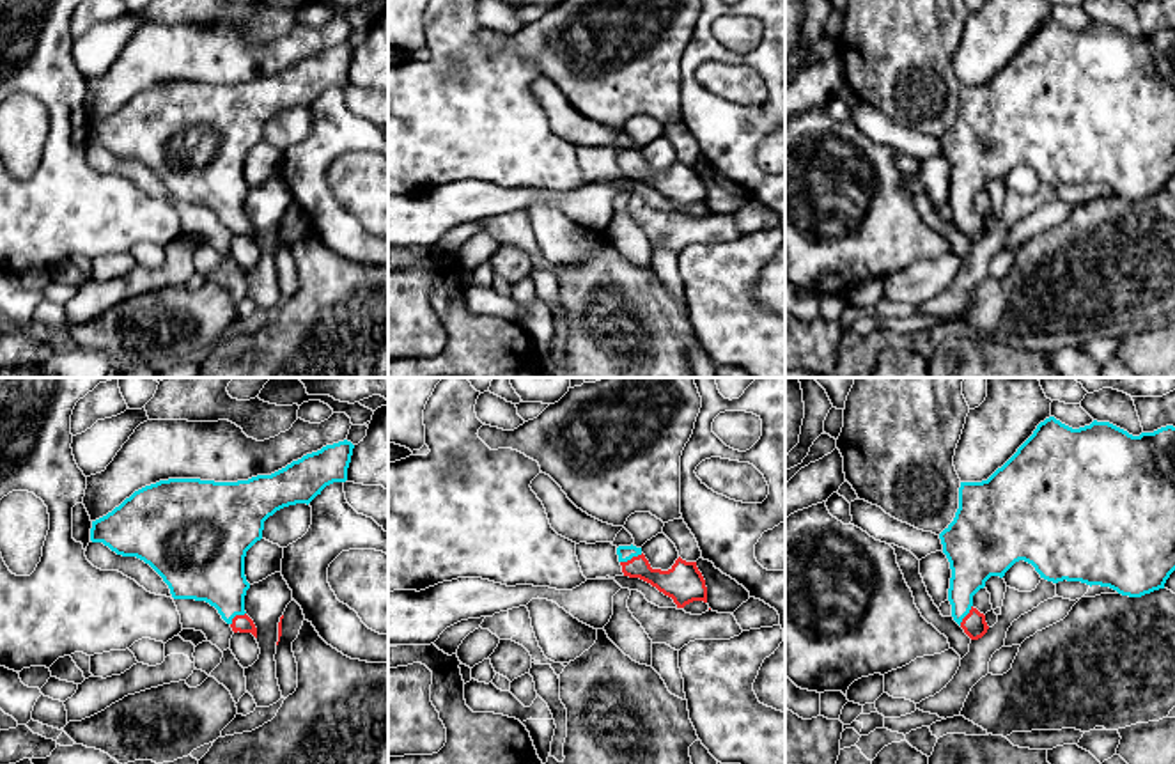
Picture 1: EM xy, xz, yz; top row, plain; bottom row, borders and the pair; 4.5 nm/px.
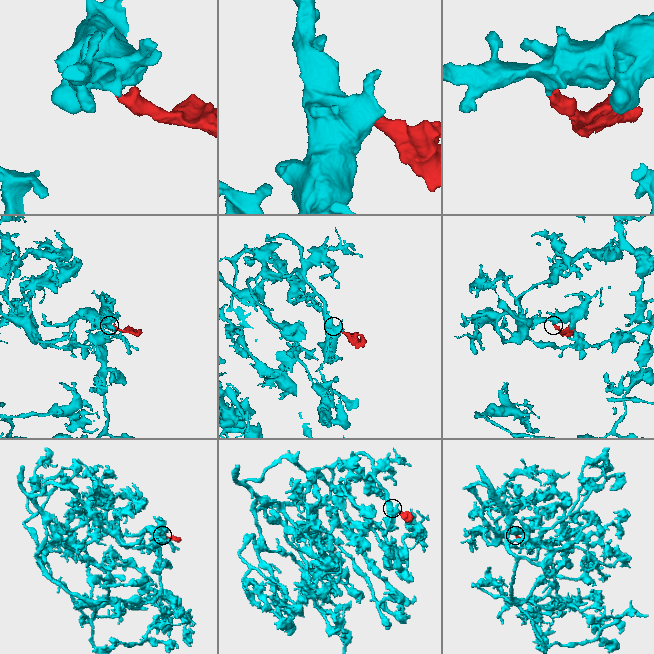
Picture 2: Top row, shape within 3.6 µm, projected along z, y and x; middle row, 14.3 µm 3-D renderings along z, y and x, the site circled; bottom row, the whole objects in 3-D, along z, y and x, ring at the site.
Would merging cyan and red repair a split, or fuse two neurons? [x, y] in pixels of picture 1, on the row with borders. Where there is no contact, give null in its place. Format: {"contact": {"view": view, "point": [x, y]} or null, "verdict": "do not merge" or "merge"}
{"contact": {"view": "xz", "point": [631, 557]}, "verdict": "merge"}

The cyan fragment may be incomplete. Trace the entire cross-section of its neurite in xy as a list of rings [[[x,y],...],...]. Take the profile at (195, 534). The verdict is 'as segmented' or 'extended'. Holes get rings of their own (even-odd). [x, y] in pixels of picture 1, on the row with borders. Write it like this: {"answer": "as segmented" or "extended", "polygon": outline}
{"answer": "extended", "polygon": [[[344,440],[307,454],[271,475],[257,475],[237,482],[200,479],[160,480],[135,491],[112,512],[92,521],[90,541],[103,542],[117,555],[144,560],[163,578],[174,599],[206,601],[218,610],[234,633],[252,633],[257,638],[257,628],[245,612],[245,596],[250,589],[245,576],[246,551],[262,539],[264,521],[276,511],[296,503],[308,505],[326,486],[346,482],[353,448],[354,445]]]}

